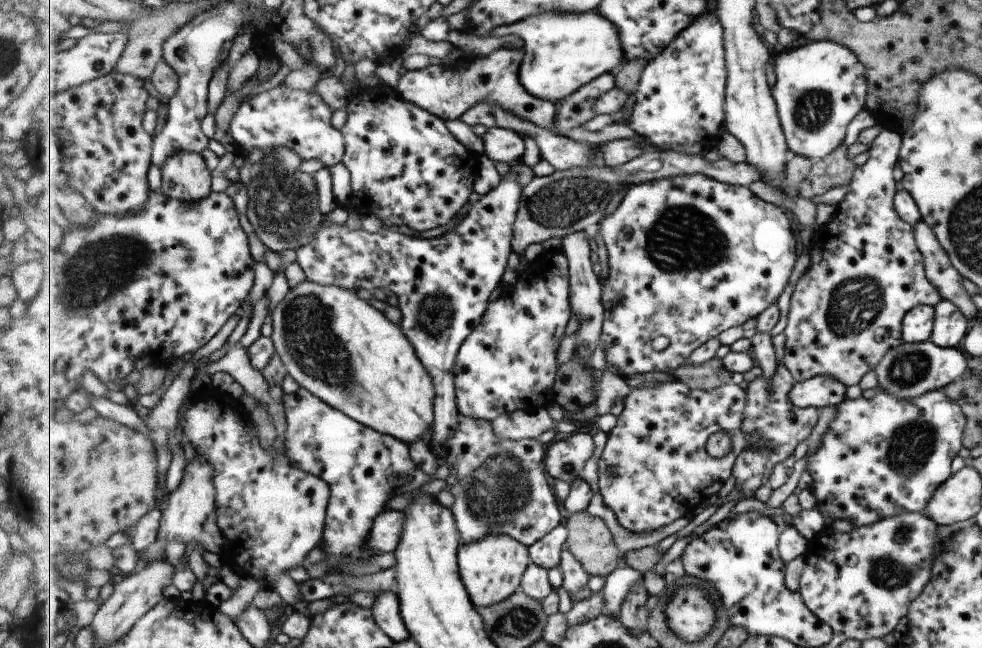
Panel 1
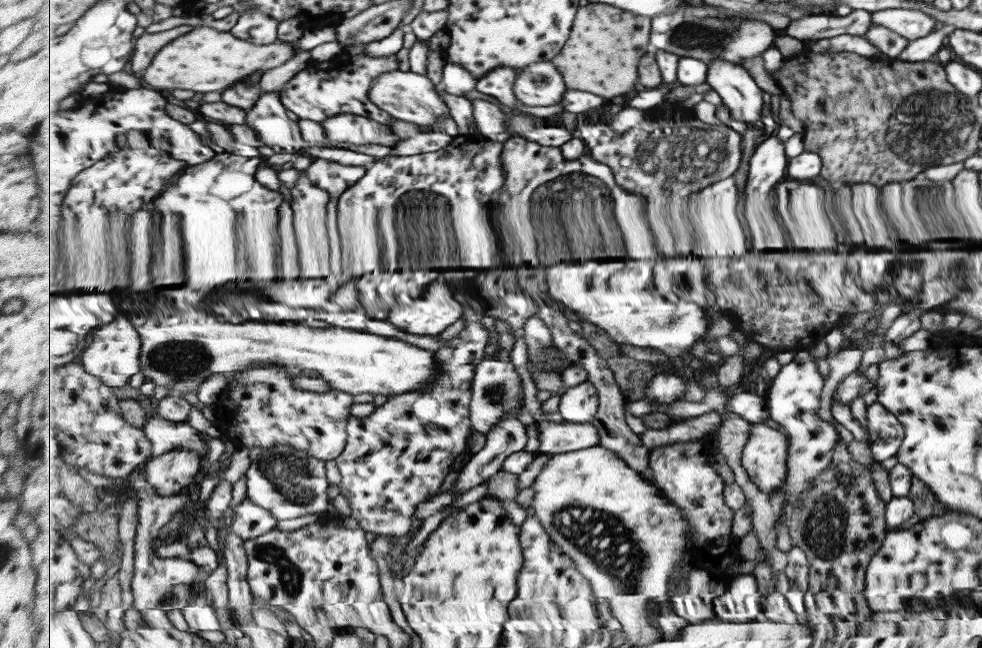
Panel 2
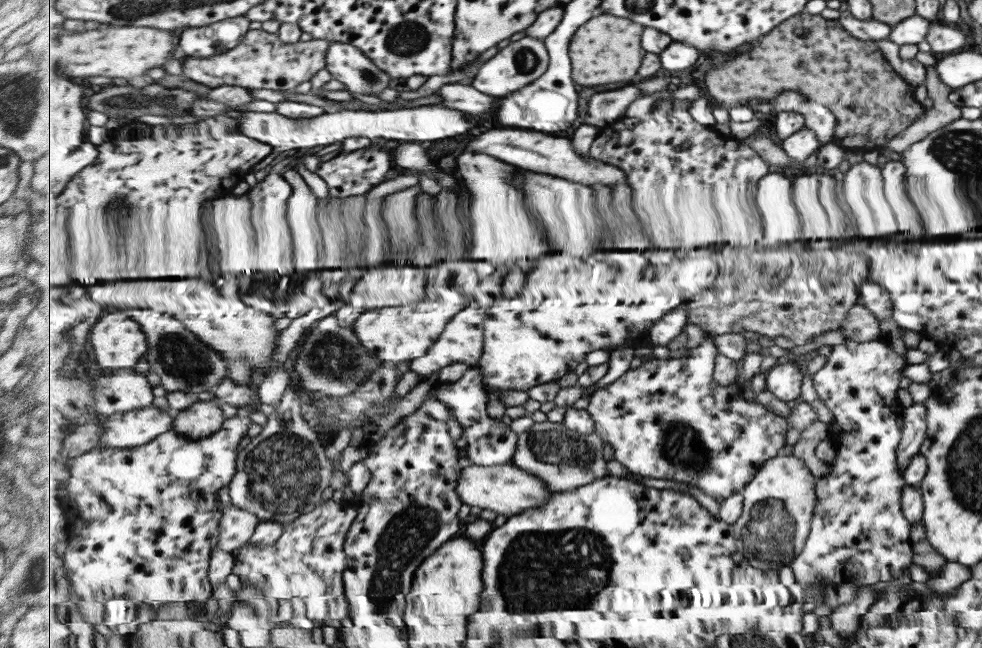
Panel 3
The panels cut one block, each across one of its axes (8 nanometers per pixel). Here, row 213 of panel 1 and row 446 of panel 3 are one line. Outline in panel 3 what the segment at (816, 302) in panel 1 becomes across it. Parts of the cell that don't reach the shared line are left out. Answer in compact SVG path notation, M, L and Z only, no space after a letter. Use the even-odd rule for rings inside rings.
M847 339L830 348L830 354L827 356L825 365L811 376L812 388L815 389L815 394L819 400L832 412L833 420L828 424L828 439L834 446L834 456L831 464L827 464L827 476L819 478L819 514L815 514L815 526L810 526L810 534L807 537L806 548L801 554L790 564L794 570L794 580L807 584L815 584L817 581L825 581L825 584L833 587L841 584L855 584L855 586L869 586L875 582L889 582L889 580L897 580L903 569L908 568L911 562L912 552L910 549L909 529L910 525L901 515L900 510L900 496L901 489L905 486L903 482L902 471L899 470L897 462L895 462L895 447L901 438L901 431L903 430L903 418L901 412L902 407L896 400L896 392L898 382L900 380L900 370L906 365L904 357L896 354L884 340L871 340L865 342L855 342Z

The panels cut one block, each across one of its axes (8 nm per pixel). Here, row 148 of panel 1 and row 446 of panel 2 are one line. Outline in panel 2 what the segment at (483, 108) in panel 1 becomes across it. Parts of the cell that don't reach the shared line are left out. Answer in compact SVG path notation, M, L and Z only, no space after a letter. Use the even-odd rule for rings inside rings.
M548 418L537 421L540 446L538 454L563 454L597 446L602 441L593 423L557 423Z

